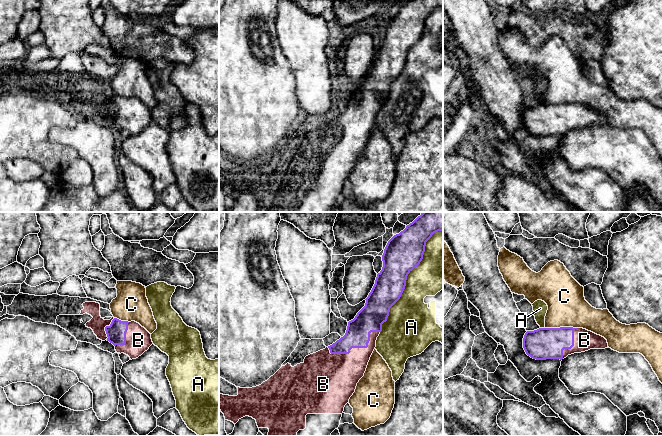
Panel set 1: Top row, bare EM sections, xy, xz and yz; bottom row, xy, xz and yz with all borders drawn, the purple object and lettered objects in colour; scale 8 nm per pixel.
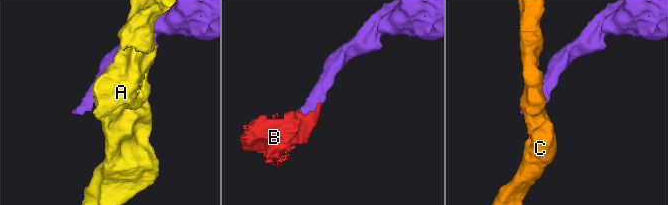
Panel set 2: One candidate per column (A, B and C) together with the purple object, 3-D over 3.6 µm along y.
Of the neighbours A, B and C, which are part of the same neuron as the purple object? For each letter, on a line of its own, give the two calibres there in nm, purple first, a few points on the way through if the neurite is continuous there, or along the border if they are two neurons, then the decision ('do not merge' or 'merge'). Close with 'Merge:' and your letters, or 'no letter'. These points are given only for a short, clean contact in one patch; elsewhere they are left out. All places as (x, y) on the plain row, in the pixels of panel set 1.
A: 300 nm thick on the purple side, 300 nm on the other; do not merge
B: 220 nm thick on the purple side, 320 nm on the other; merge
C: 260 nm thick on the purple side, 320 nm on the other; border along yz (576, 103), (545, 104); do not merge
Merge: B

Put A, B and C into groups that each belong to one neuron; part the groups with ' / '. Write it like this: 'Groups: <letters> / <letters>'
Groups: A / B / C

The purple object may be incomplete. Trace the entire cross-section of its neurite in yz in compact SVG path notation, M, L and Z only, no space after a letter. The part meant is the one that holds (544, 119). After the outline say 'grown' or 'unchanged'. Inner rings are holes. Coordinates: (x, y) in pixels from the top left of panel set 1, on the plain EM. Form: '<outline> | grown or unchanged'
M539 104L525 109L523 124L536 136L562 136L574 129L608 124L608 119L604 113L583 104Z | grown

